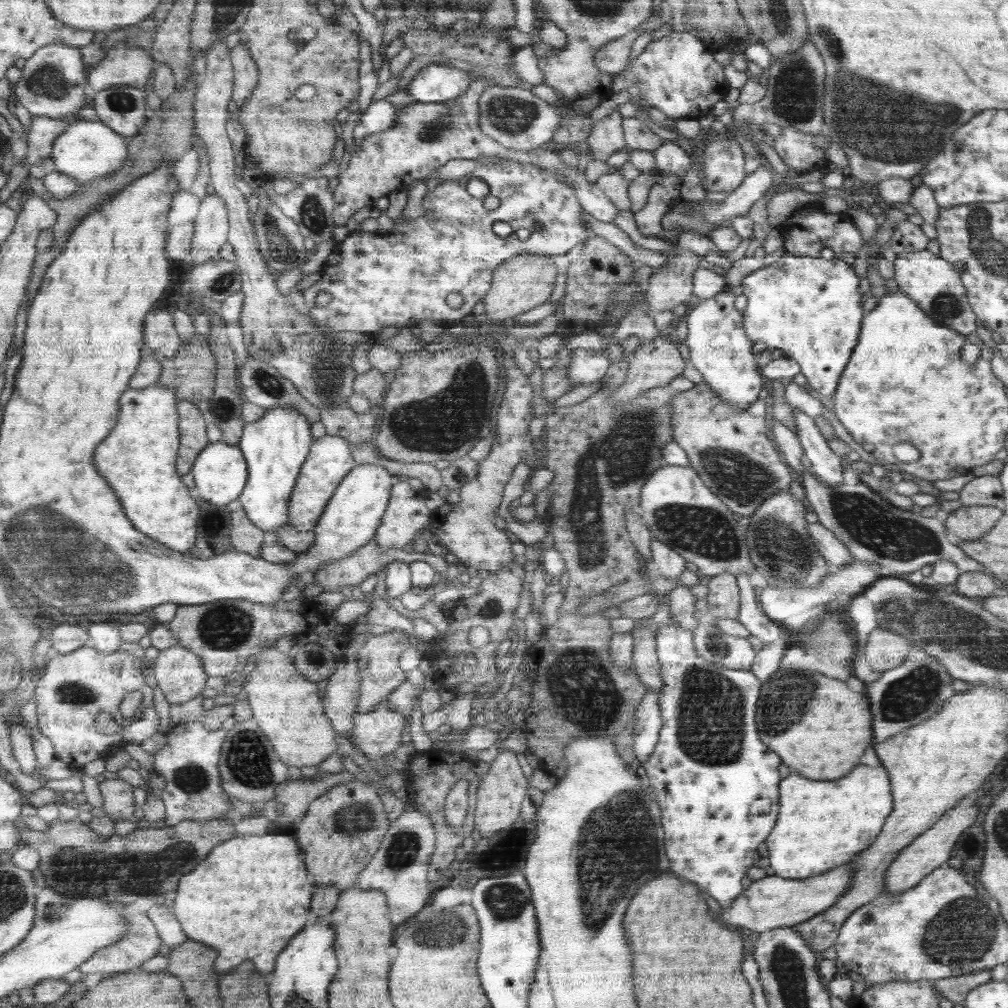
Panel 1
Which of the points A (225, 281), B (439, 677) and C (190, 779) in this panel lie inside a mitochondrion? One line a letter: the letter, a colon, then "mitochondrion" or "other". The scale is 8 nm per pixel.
A: mitochondrion
B: other
C: mitochondrion

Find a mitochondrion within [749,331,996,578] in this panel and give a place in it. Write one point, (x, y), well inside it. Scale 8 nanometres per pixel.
(888, 534)

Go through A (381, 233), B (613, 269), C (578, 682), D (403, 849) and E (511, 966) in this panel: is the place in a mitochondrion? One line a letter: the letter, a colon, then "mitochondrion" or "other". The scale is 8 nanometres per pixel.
A: other
B: other
C: mitochondrion
D: mitochondrion
E: other

